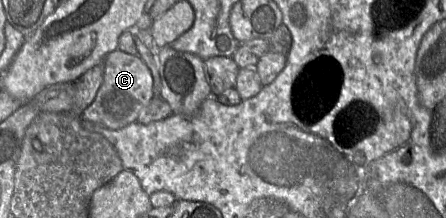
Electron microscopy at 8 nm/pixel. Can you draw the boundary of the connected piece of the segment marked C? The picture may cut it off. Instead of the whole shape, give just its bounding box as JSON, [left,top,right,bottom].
[81,49,154,130]

